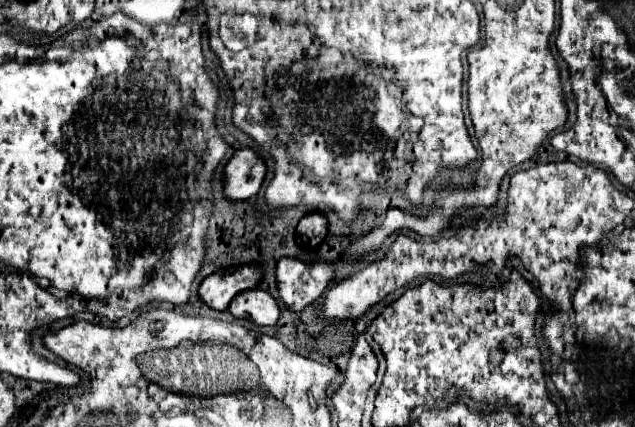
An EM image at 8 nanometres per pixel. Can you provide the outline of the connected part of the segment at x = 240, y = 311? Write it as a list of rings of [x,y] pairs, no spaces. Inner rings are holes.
[[[252,288],[240,292],[228,306],[234,318],[248,318],[256,326],[274,326],[280,316],[278,302],[264,290]]]

